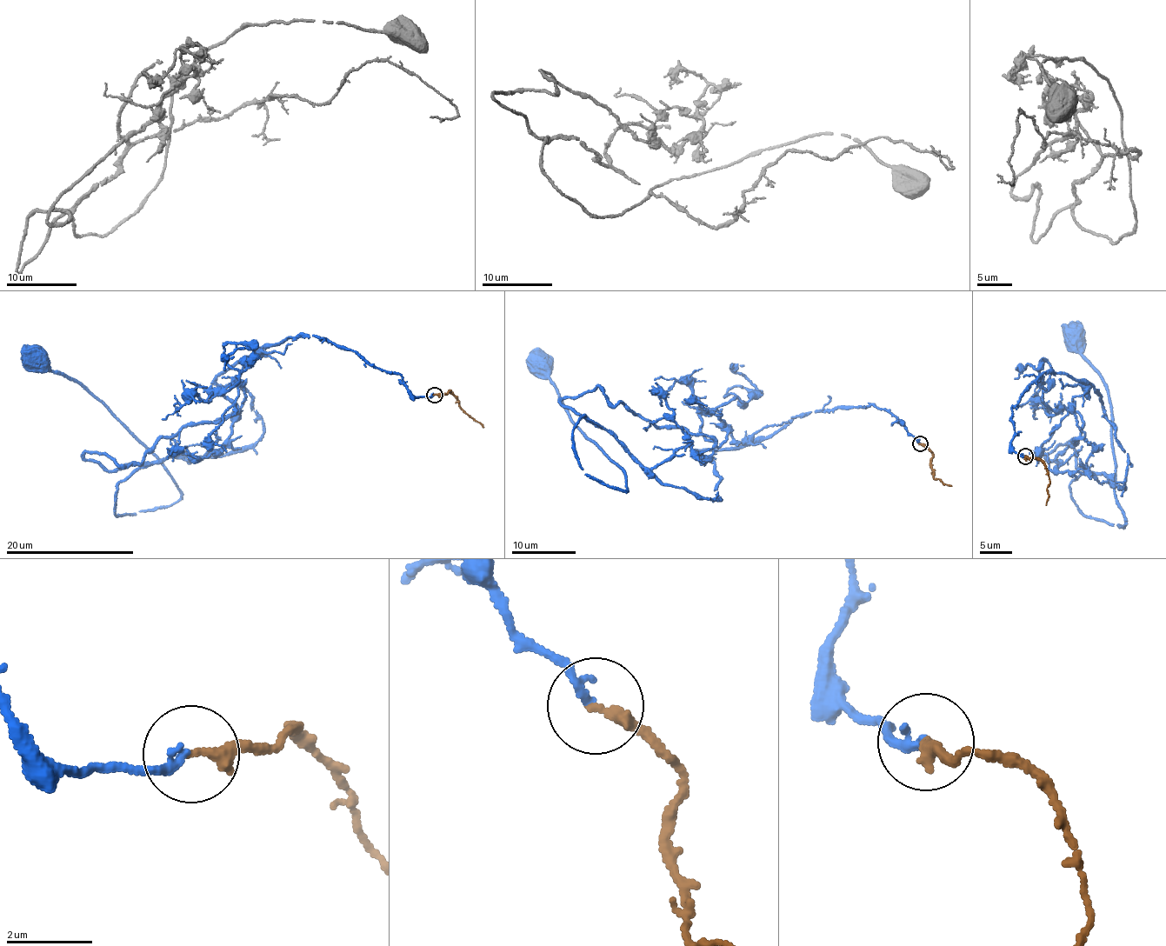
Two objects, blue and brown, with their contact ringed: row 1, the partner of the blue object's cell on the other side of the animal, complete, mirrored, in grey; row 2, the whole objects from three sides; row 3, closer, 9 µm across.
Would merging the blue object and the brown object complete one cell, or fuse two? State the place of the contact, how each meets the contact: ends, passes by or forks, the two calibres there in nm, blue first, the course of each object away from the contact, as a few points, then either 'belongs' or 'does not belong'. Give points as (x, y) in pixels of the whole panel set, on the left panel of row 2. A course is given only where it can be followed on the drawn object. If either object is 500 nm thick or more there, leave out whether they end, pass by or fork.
place (435, 395); blue ends; brown ends; calibres 200 and 280 nm; course blue (434, 394), (289, 336), (224, 418), (138, 464), (83, 455), (138, 466), (116, 516), (180, 489), (29, 353); course brown (434, 394), (450, 389), (460, 407), (483, 427); belongs

